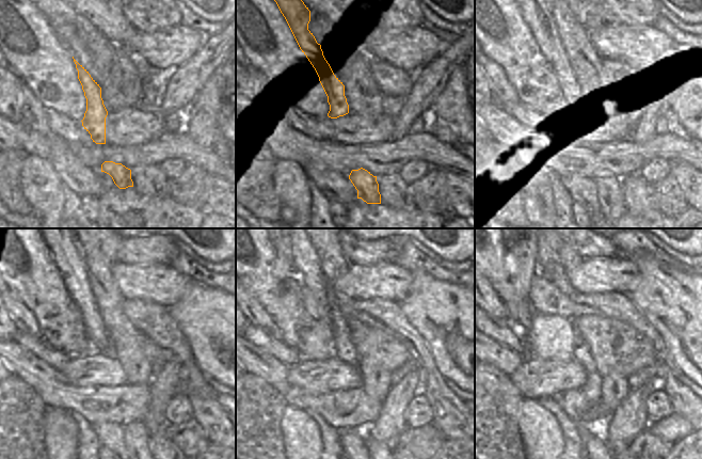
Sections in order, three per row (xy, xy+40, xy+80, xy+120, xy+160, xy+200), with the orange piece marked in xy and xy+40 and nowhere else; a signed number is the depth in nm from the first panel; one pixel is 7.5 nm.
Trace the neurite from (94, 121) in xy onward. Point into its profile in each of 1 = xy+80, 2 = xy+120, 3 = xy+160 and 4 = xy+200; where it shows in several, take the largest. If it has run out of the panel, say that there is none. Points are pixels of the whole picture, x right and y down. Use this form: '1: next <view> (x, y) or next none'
1: next xy+80 (538, 15)
2: next xy+120 (67, 259)
3: next xy+160 (306, 260)
4: next xy+200 (546, 255)

